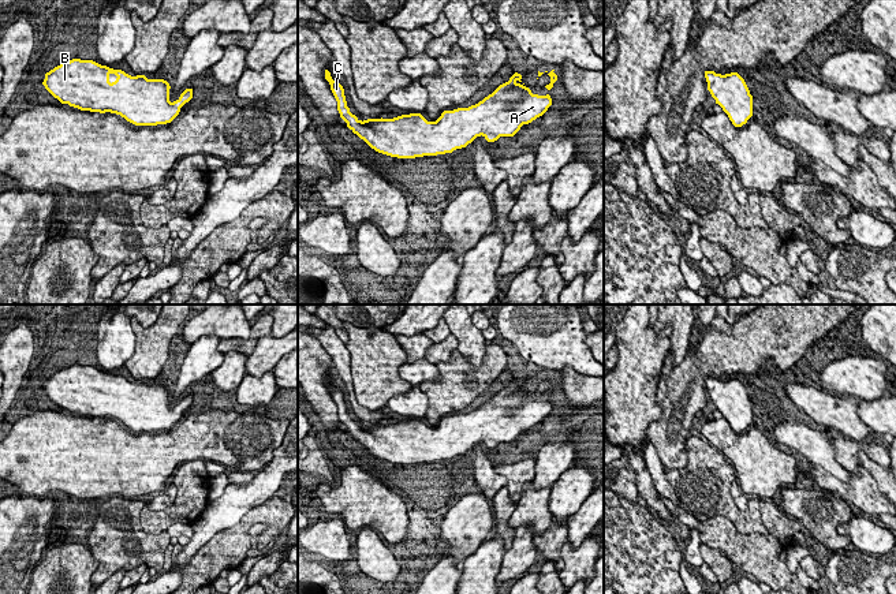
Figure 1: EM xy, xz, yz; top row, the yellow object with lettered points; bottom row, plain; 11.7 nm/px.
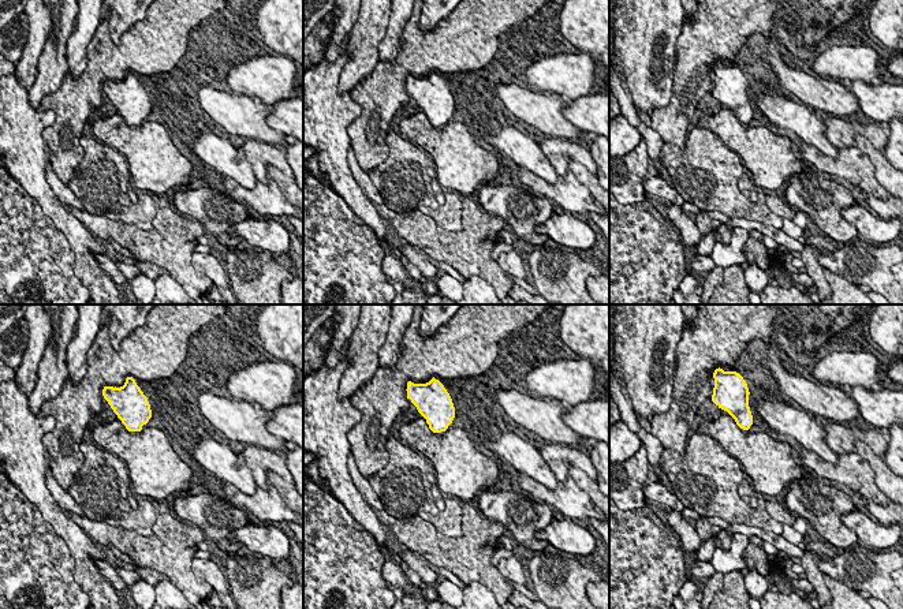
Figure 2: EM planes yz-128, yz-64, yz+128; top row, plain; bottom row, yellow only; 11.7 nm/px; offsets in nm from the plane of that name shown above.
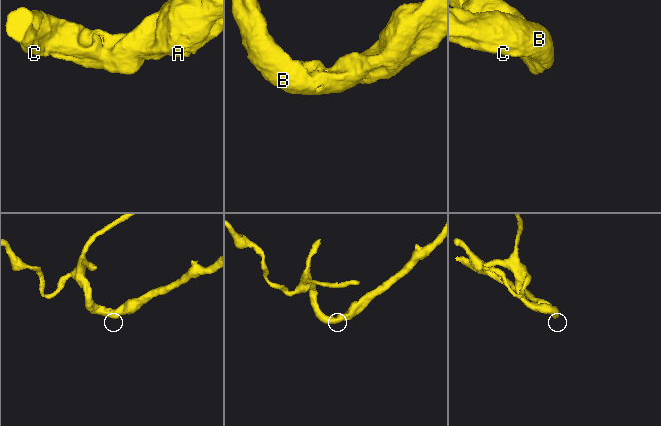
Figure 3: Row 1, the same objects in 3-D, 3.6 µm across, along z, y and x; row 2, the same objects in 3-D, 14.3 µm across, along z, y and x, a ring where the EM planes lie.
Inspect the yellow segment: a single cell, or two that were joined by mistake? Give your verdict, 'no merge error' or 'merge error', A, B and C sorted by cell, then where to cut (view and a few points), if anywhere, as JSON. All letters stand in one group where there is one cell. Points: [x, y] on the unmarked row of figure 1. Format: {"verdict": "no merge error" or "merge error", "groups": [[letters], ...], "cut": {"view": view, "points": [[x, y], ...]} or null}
{"verdict": "no merge error", "groups": [["A", "B", "C"]], "cut": null}

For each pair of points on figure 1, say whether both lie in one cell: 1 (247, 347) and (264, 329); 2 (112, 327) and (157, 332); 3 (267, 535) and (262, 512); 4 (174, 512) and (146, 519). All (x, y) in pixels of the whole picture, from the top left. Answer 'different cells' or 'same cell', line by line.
1: same cell
2: different cells
3: same cell
4: same cell

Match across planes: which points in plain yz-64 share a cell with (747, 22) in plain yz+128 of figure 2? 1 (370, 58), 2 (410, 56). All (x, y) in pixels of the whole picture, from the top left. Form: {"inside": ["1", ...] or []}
{"inside": ["2"]}

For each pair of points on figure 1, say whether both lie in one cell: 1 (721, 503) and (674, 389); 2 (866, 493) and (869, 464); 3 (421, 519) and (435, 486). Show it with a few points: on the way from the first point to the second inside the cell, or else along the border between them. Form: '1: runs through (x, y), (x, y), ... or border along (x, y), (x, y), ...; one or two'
1: border along (690, 434), (684, 445), (687, 463), (682, 467); two
2: border along (862, 466), (881, 492); two
3: runs through (426, 511), (428, 499), (432, 494); one

